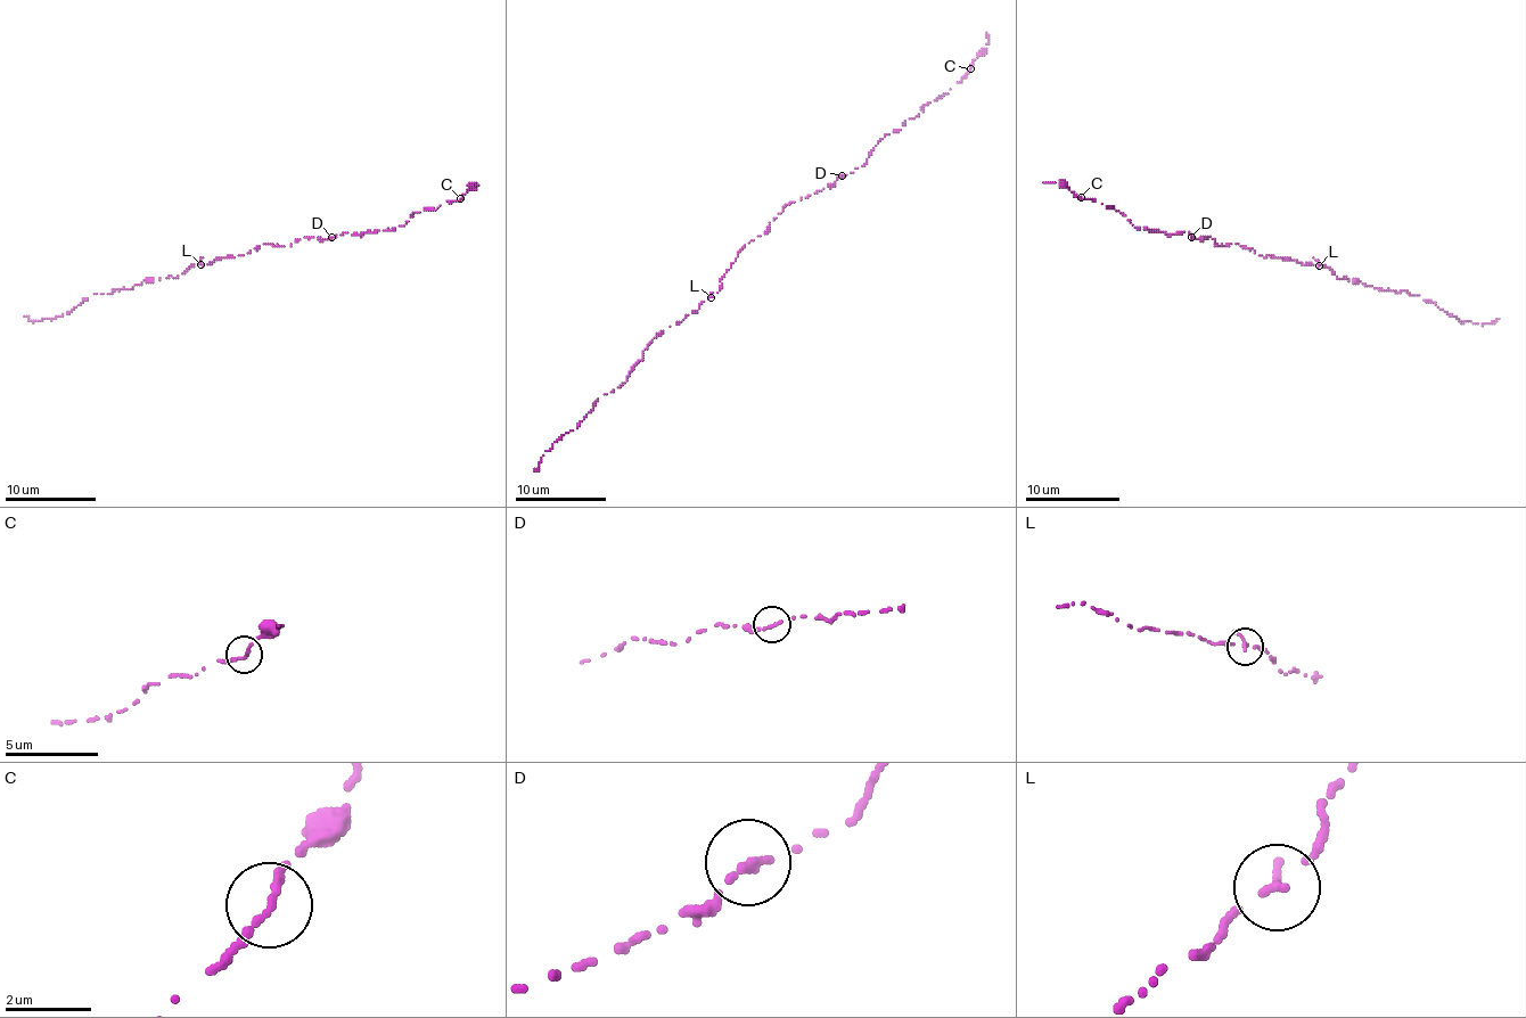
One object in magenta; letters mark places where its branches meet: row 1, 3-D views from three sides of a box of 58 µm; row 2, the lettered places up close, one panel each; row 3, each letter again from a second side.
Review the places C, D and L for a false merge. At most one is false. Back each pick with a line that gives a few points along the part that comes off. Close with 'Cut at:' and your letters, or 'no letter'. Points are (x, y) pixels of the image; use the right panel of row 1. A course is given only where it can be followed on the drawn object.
Cut at: no letter

